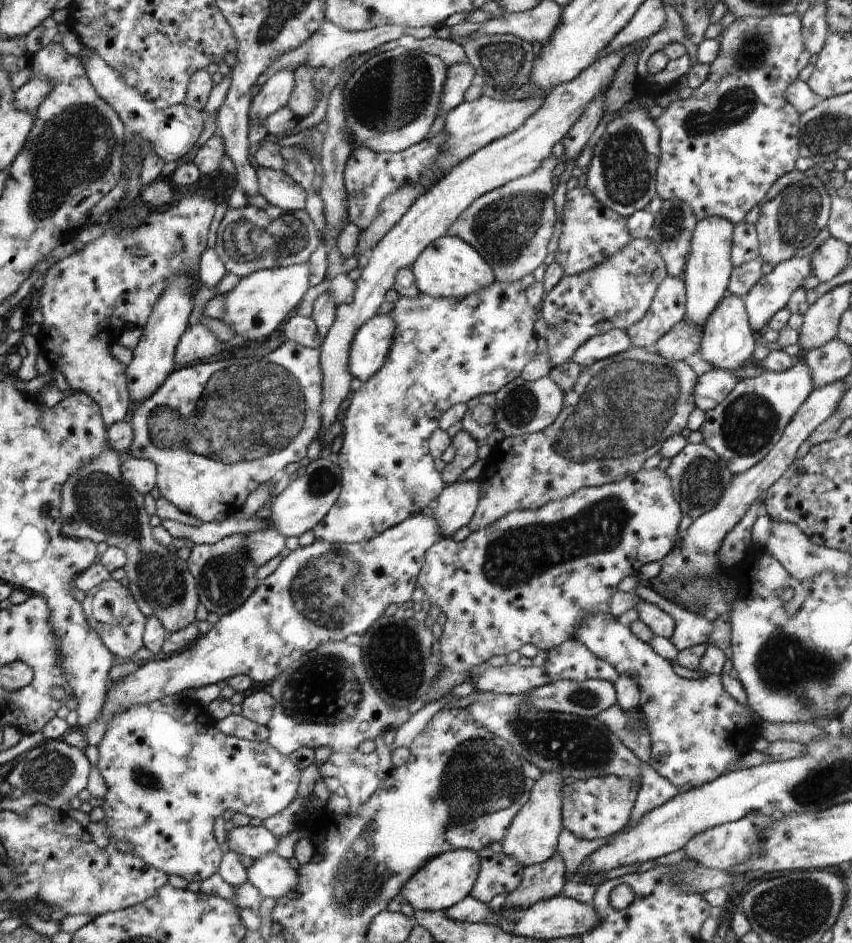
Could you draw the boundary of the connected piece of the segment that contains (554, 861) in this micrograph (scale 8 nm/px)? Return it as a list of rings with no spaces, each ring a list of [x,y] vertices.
[[[557,852],[542,864],[523,868],[520,884],[507,894],[502,908],[526,910],[537,902],[558,896],[564,882],[564,864]]]

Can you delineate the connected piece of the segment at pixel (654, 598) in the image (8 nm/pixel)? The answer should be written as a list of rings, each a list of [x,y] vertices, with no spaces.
[[[640,582],[632,591],[640,599],[655,604],[658,608],[665,610],[674,618],[675,629],[669,640],[674,644],[678,652],[708,643],[708,637],[713,628],[713,621],[709,621],[707,618],[687,611],[676,603],[660,596],[650,586],[645,586]]]

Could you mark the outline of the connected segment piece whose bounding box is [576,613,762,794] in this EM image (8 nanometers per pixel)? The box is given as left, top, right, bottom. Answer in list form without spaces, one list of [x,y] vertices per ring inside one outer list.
[[[588,613],[585,617],[581,618],[581,623],[577,626],[576,638],[584,643],[594,655],[598,655],[600,658],[607,660],[620,674],[620,676],[626,674],[635,679],[635,682],[640,689],[639,696],[639,707],[645,715],[646,728],[650,733],[651,738],[651,755],[647,762],[660,776],[663,776],[673,784],[682,794],[683,792],[689,791],[690,789],[701,787],[703,784],[709,783],[710,781],[716,780],[720,775],[729,773],[733,765],[738,765],[741,760],[750,752],[754,751],[752,744],[756,742],[756,738],[762,735],[762,723],[755,722],[755,718],[751,713],[748,705],[738,702],[731,694],[725,691],[722,684],[722,679],[719,675],[702,675],[698,679],[685,679],[680,677],[672,669],[672,662],[667,661],[660,655],[658,655],[649,644],[642,642],[634,633],[629,629],[629,625],[620,623],[618,618],[613,615],[607,615],[604,613]]]

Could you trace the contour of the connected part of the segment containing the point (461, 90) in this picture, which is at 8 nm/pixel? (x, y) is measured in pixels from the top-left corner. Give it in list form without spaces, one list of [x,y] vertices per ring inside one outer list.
[[[468,63],[448,66],[447,79],[442,89],[442,96],[437,108],[437,116],[448,114],[464,101],[467,88],[472,84],[475,70]]]

